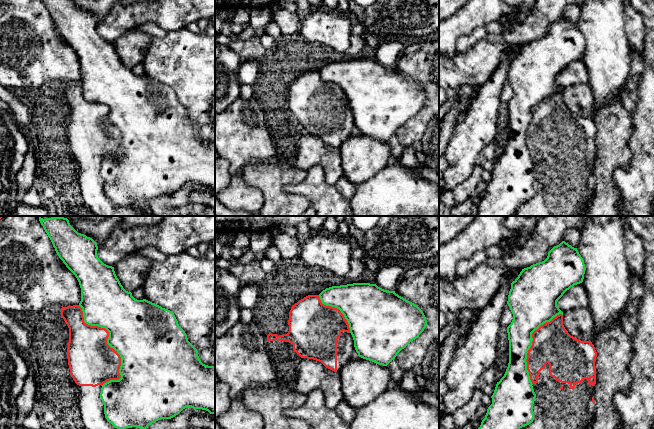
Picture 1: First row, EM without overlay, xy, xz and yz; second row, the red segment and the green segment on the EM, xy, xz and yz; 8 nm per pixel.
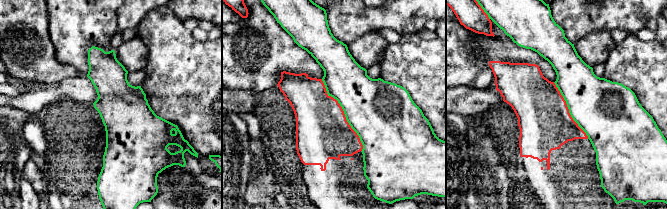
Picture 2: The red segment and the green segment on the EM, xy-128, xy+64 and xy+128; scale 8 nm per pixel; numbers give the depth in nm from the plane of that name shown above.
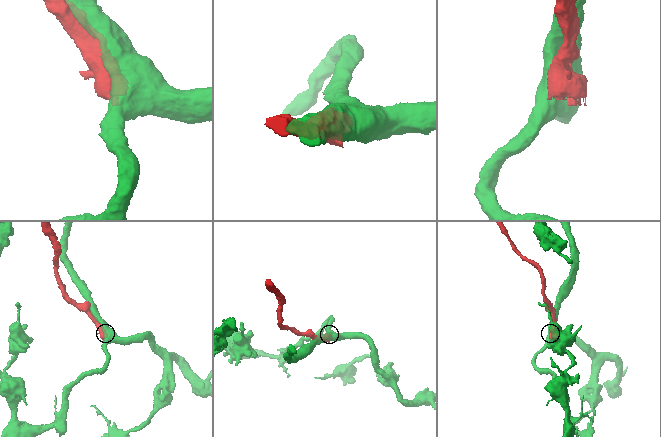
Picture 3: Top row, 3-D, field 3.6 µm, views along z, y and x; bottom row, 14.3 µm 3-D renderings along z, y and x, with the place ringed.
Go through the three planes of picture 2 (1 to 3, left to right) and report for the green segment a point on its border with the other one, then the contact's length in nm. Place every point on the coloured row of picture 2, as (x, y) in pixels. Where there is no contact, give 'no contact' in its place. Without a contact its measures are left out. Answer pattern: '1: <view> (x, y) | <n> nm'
1: no contact
2: xy+64 (344, 114) | 650 nm
3: xy+128 (568, 110) | 550 nm

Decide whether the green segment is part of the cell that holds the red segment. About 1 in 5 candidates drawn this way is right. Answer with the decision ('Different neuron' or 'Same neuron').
Different neuron

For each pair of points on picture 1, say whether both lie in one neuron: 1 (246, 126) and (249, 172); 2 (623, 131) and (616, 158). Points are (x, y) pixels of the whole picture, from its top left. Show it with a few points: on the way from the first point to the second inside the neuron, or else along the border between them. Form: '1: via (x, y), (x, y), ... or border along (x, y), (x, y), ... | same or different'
1: border along (263, 161), (249, 163), (239, 173) | different
2: via (616, 138), (616, 151) | same

